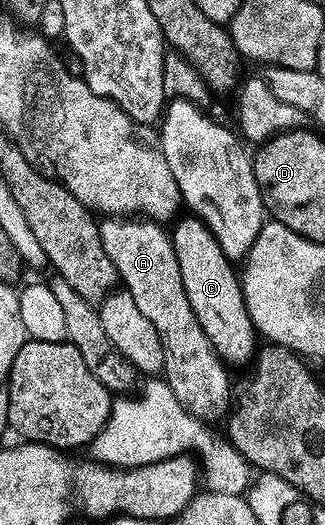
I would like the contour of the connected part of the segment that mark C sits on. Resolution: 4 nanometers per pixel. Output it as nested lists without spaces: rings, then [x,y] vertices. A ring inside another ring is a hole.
[[[185,218],[176,220],[171,238],[175,257],[179,257],[179,270],[189,304],[223,363],[232,368],[250,366],[256,360],[259,336],[246,307],[244,286],[238,272],[236,275],[233,269],[234,260],[229,259],[227,253],[223,253],[215,233],[211,233],[211,229],[202,219]]]

